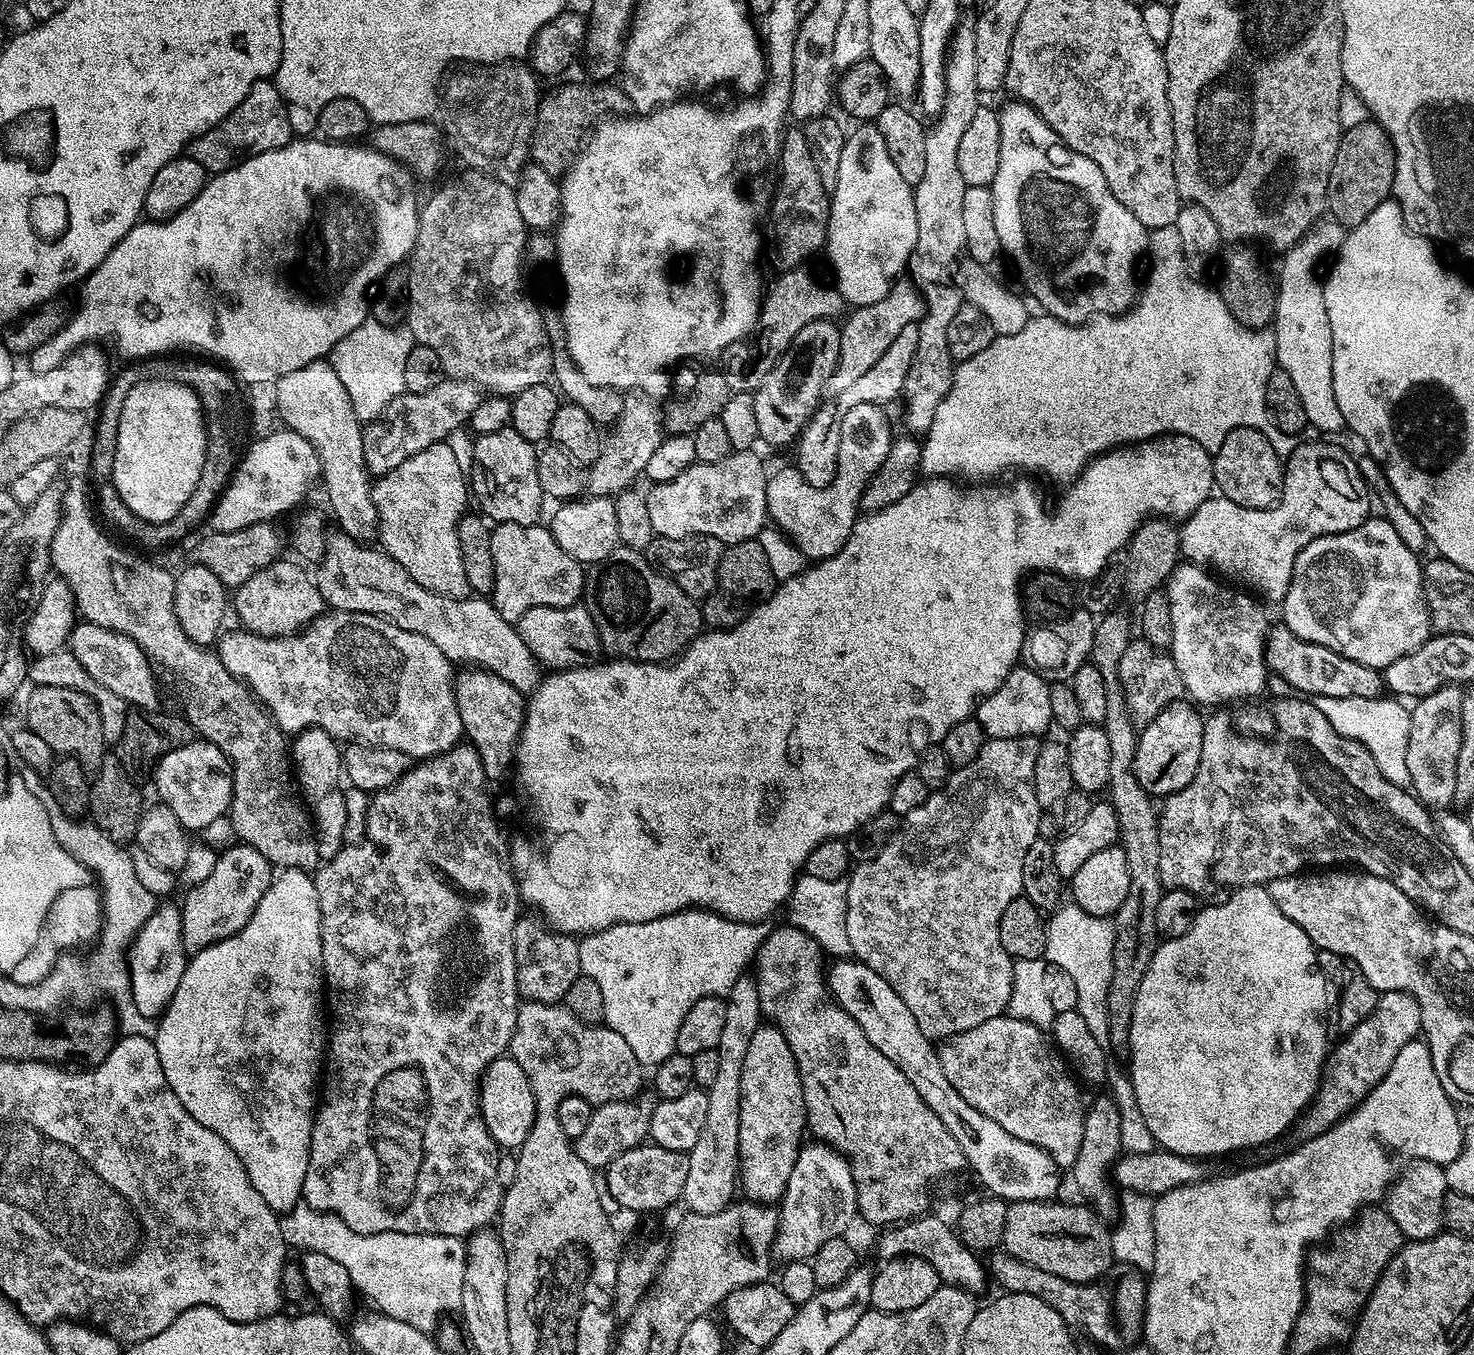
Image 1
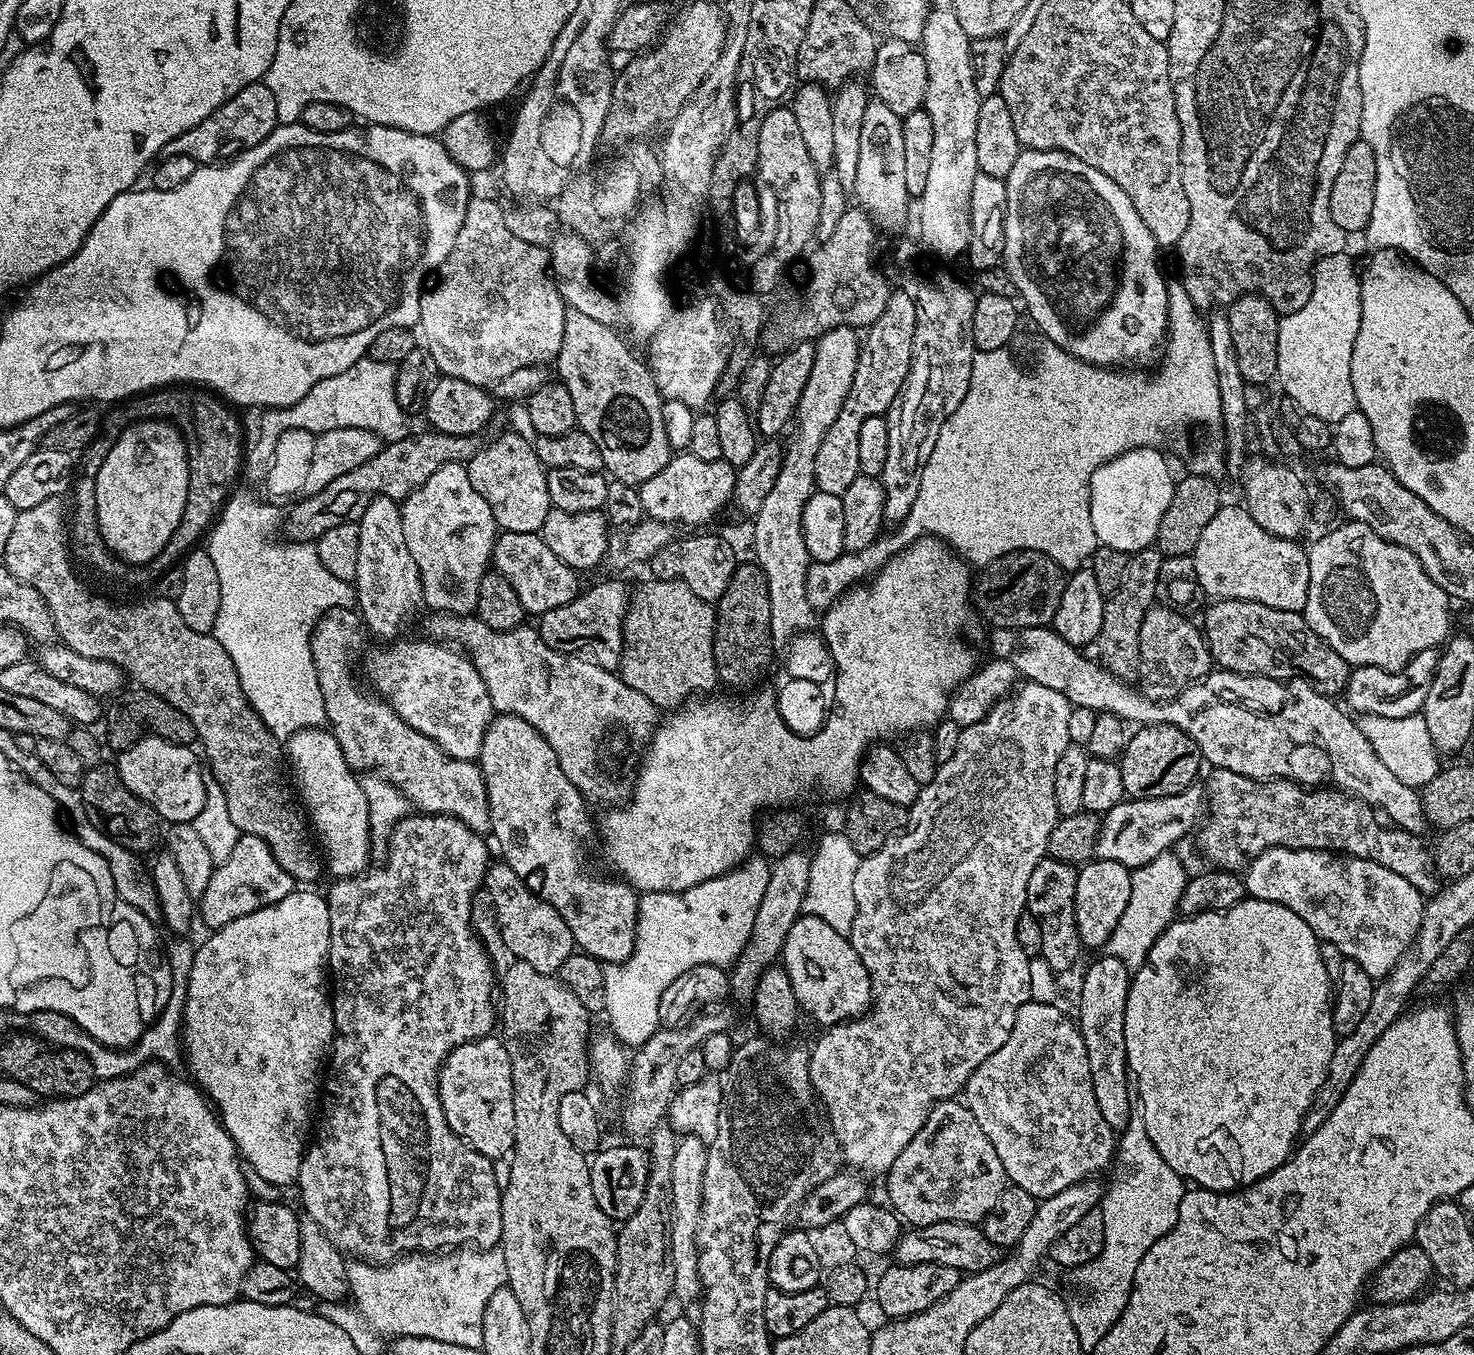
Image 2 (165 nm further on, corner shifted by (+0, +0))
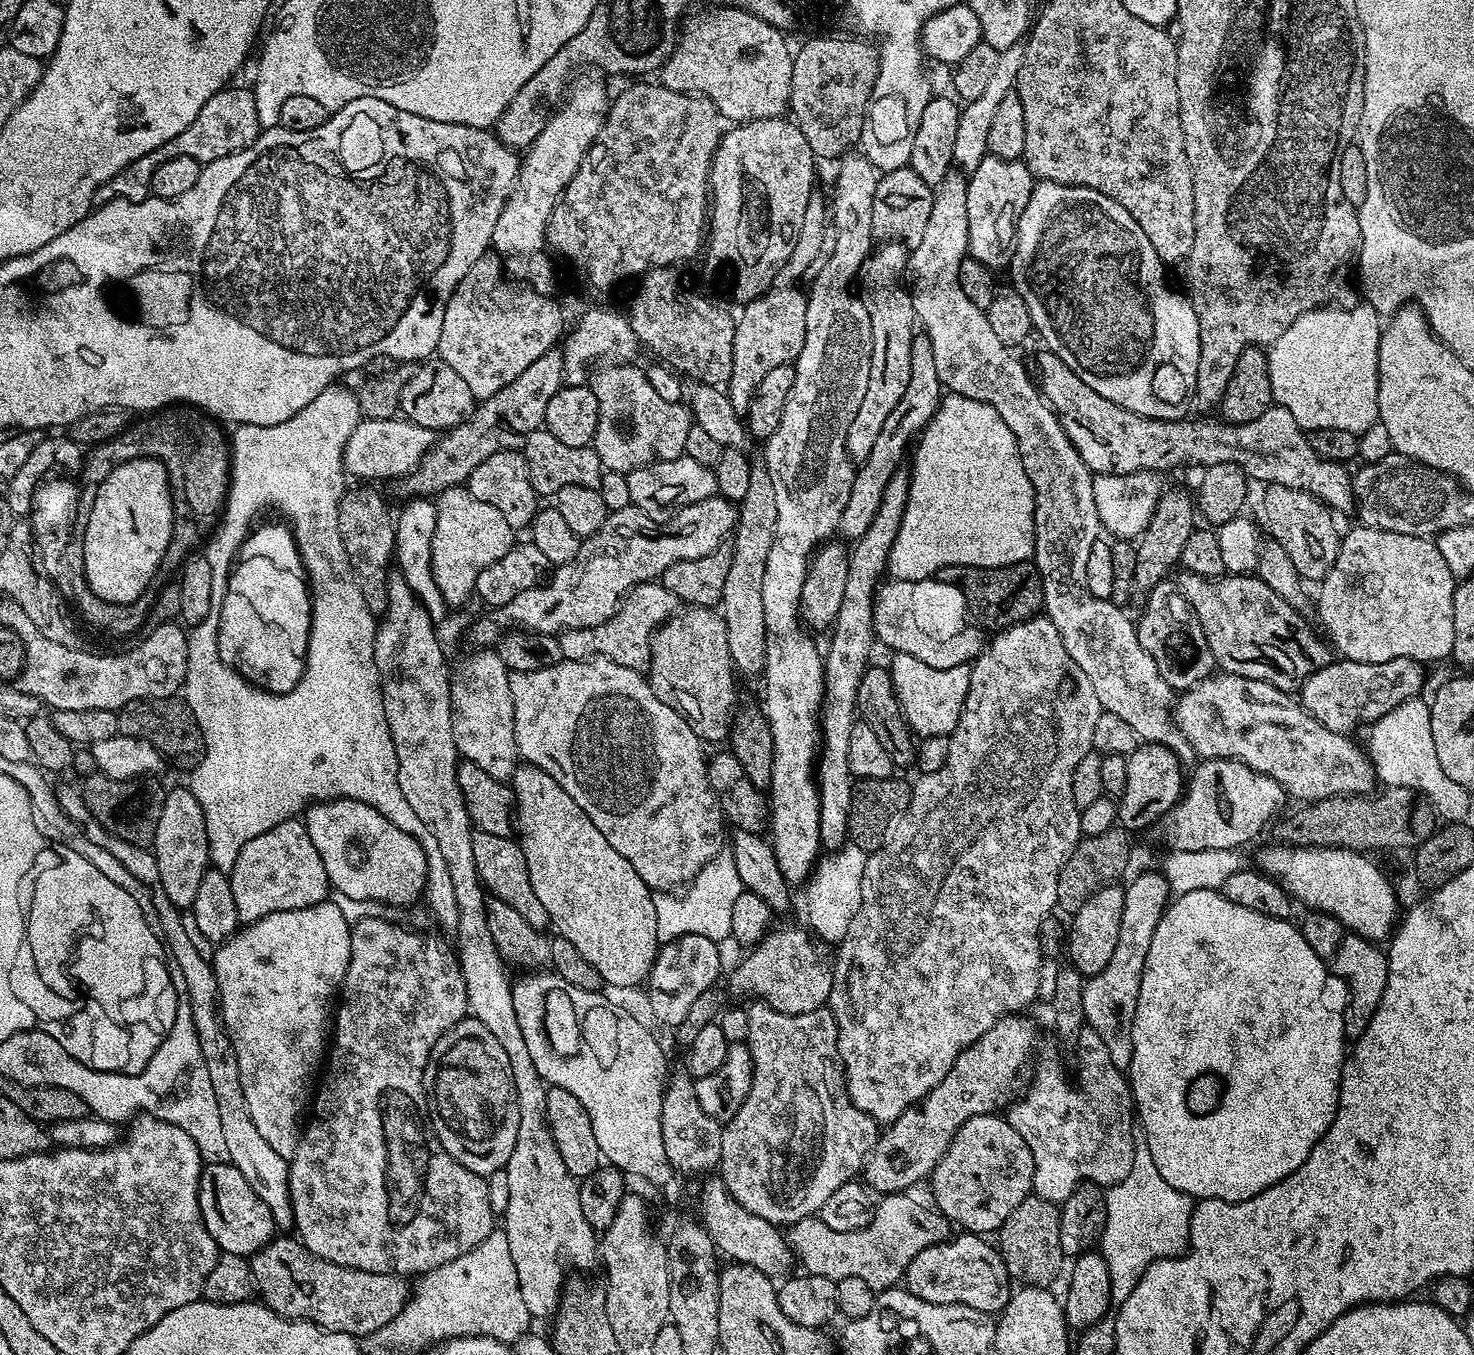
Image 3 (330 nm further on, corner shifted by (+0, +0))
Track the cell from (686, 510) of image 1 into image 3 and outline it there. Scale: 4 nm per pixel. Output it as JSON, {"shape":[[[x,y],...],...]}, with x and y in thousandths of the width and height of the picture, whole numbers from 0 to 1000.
{"shape":[[[465,336],[457,339],[445,339],[443,342],[431,345],[429,348],[425,349],[425,353],[428,374],[444,385],[453,385],[459,375],[465,375],[486,365],[485,348],[476,344],[476,341],[471,341],[471,338]]]}

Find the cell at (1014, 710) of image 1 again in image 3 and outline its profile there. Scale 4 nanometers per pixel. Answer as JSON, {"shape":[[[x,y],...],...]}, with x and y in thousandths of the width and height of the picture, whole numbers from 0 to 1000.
{"shape":[[[608,481],[606,485],[604,489],[606,509],[616,537],[624,545],[643,543],[654,523],[659,492],[653,490],[645,492],[645,494],[634,494],[634,492],[628,492],[628,489],[623,489],[623,486],[617,486],[617,483],[614,481]]]}

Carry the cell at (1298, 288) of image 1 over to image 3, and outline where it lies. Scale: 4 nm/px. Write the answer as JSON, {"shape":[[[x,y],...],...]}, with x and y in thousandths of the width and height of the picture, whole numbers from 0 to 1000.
{"shape":[[[921,223],[918,227],[899,226],[892,227],[875,241],[860,258],[860,272],[864,296],[878,306],[878,311],[886,319],[891,317],[914,317],[920,321],[935,312],[935,258],[938,233],[927,223]]]}

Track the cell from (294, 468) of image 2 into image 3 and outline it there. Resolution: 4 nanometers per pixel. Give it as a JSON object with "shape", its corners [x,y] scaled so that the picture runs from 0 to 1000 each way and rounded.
{"shape":[[[267,308],[265,310],[248,310],[245,309],[244,314],[237,320],[237,323],[233,330],[233,347],[237,352],[242,351],[244,356],[255,356],[252,354],[268,355],[272,351],[276,351],[286,341],[286,338],[293,331],[297,324],[296,320],[292,317],[288,317],[275,308]]]}

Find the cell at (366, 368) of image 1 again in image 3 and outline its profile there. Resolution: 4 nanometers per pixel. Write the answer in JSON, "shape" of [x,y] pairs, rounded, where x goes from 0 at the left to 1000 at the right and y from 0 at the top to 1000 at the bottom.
{"shape":[[[231,286],[218,288],[210,300],[202,303],[202,306],[194,311],[189,311],[186,314],[164,313],[156,322],[157,350],[155,368],[144,395],[137,404],[140,415],[142,415],[142,424],[147,427],[154,426],[172,389],[171,383],[178,375],[188,375],[198,390],[204,414],[206,415],[206,424],[209,427],[209,435],[212,441],[212,461],[205,504],[201,505],[198,511],[189,512],[174,507],[155,490],[151,489],[148,480],[149,454],[140,455],[137,459],[130,461],[128,466],[128,494],[125,501],[126,510],[123,516],[136,537],[138,559],[130,568],[129,581],[140,610],[143,640],[154,644],[157,644],[164,624],[167,624],[170,618],[175,618],[175,615],[180,615],[180,613],[186,613],[186,610],[203,603],[212,592],[242,590],[256,598],[256,601],[265,604],[270,613],[275,613],[275,615],[285,621],[290,637],[290,670],[300,684],[309,686],[311,683],[311,665],[308,661],[308,651],[305,651],[305,642],[303,642],[303,633],[300,633],[297,621],[294,621],[289,610],[284,607],[284,601],[278,598],[270,580],[270,559],[267,556],[267,548],[262,533],[256,492],[254,489],[256,458],[248,447],[248,441],[246,441],[246,435],[237,418],[237,409],[235,409],[235,403],[232,403],[232,394],[229,391],[229,373],[231,367],[235,362],[233,330],[246,309],[242,289]]]}

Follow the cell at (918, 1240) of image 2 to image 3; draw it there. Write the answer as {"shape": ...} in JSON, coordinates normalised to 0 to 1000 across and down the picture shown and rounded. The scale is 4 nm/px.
{"shape":[[[606,880],[596,883],[592,892],[592,898],[586,907],[579,907],[571,910],[571,908],[563,908],[560,903],[554,897],[547,897],[541,903],[534,907],[533,911],[535,919],[537,920],[539,929],[541,931],[546,939],[549,942],[560,942],[564,945],[571,943],[585,943],[588,949],[590,949],[594,954],[598,954],[601,951],[610,948],[613,944],[613,939],[628,923],[628,920],[638,918],[647,911],[647,906],[645,901],[632,891],[626,892],[621,886],[618,886],[618,882],[613,880]]]}

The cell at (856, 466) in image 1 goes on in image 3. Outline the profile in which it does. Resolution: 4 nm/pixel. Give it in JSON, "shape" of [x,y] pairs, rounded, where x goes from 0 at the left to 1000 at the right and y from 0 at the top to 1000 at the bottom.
{"shape":[[[627,270],[627,272],[619,271],[619,278],[615,285],[615,291],[612,291],[612,297],[609,297],[609,300],[607,300],[607,303],[604,303],[604,308],[601,308],[601,311],[596,320],[596,324],[590,331],[590,338],[585,339],[581,345],[579,364],[592,363],[592,365],[596,365],[598,362],[601,362],[601,356],[604,356],[605,351],[614,342],[613,336],[615,334],[617,336],[620,325],[632,311],[632,306],[637,301],[638,294],[639,284],[636,276],[630,270]]]}

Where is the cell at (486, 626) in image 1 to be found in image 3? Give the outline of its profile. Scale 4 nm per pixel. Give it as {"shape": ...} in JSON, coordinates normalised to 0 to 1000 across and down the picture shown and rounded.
{"shape":[[[406,484],[400,487],[384,487],[379,490],[374,490],[372,493],[368,494],[360,494],[359,496],[348,496],[345,498],[346,515],[349,520],[349,548],[350,554],[353,562],[362,564],[364,567],[370,568],[395,598],[398,598],[398,604],[408,613],[411,621],[433,642],[433,648],[438,651],[438,654],[445,658],[456,658],[463,656],[469,652],[469,649],[475,643],[476,639],[482,637],[493,623],[493,606],[491,599],[488,596],[487,589],[480,576],[480,561],[478,558],[478,550],[468,539],[468,536],[452,518],[446,518],[442,507],[440,506],[438,497],[431,496],[425,492],[419,492],[419,489],[412,487],[410,484]]]}

